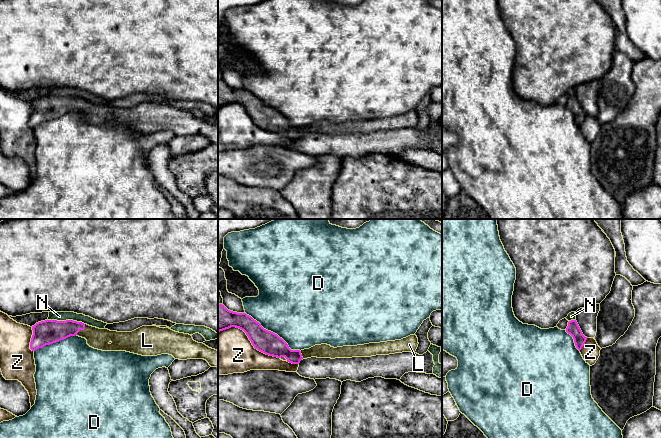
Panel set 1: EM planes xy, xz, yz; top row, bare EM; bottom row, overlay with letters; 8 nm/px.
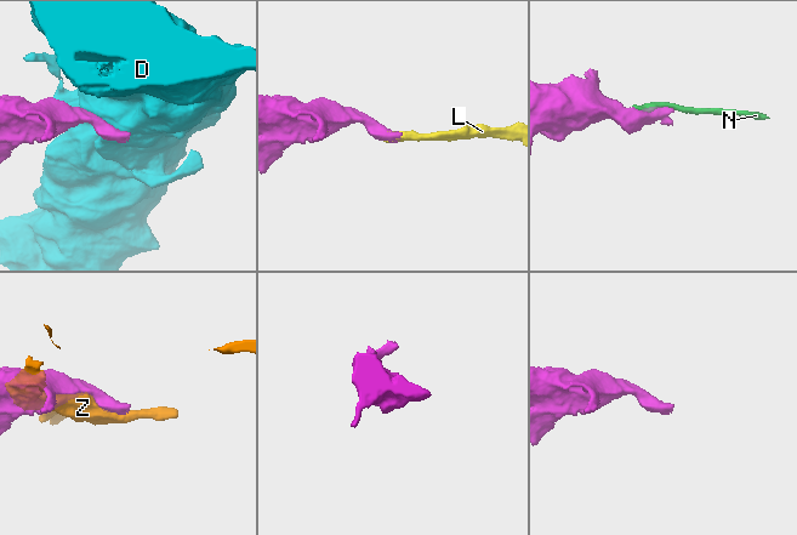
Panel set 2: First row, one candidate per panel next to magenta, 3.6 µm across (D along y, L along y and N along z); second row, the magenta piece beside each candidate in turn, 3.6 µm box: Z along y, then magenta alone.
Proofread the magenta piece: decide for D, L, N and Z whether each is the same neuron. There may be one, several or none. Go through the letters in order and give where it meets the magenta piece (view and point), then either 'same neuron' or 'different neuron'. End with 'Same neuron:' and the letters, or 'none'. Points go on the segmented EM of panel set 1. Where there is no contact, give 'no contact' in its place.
D: contact xz (272, 332); different neuron
L: contact xy (82, 329); same neuron
N: contact xy (66, 320); different neuron
Z: contact xz (249, 339); different neuron
Same neuron: L

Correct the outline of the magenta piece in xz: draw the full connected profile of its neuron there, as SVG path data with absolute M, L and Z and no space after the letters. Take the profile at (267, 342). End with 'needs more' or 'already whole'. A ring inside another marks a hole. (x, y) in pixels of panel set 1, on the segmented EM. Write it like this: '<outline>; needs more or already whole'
M218 304L218 333L231 327L243 330L258 351L292 364L299 364L301 360L311 357L335 359L415 352L419 344L418 338L414 334L401 340L357 346L334 348L327 344L321 344L301 351L291 350L282 338L264 329L251 316L246 313L230 311L223 304Z; needs more

